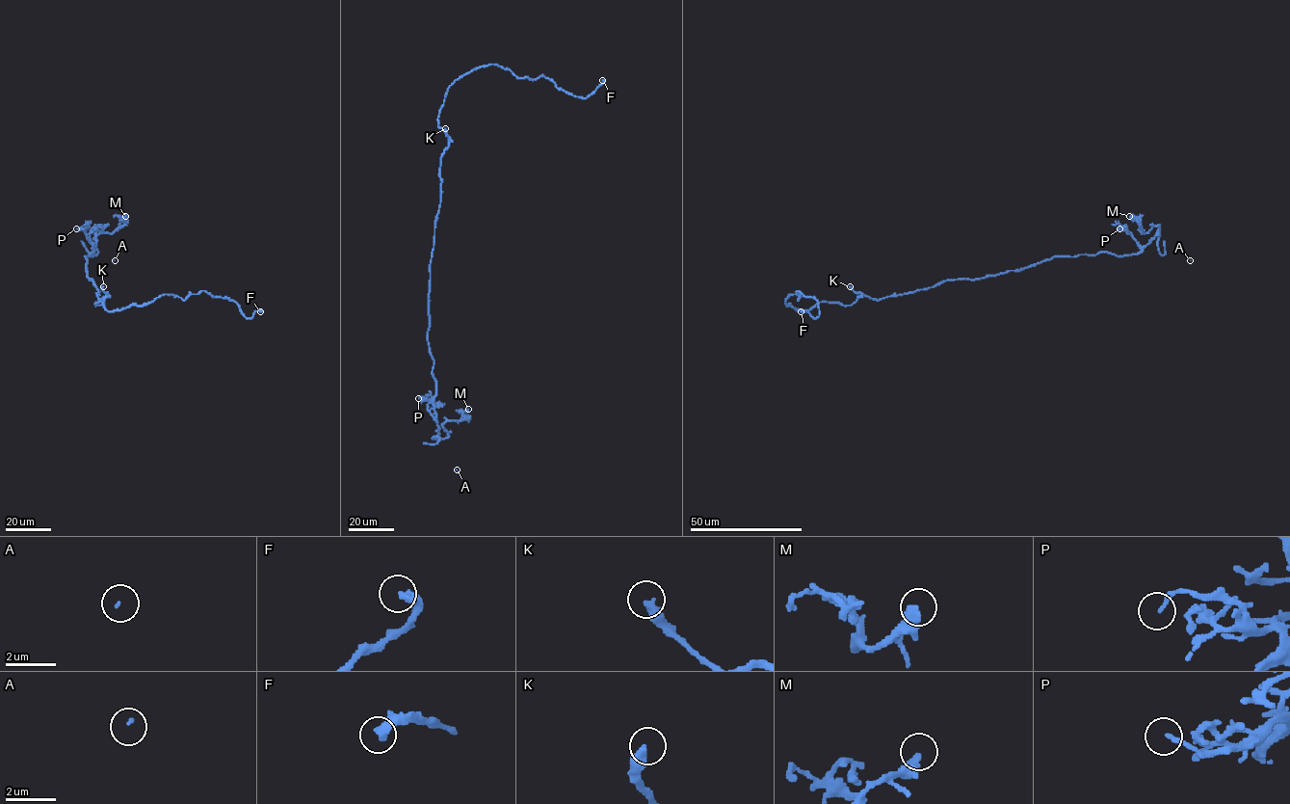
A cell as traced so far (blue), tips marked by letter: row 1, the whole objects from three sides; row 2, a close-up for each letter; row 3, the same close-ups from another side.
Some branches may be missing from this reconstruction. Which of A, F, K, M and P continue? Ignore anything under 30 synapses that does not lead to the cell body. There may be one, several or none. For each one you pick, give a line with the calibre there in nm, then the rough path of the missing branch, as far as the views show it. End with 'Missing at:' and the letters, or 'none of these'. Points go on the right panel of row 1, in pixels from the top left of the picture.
A: 50 nm thick
K: 400 nm thick; missing branch runs (850, 286), (841, 230), (867, 209), (885, 171), (887, 133), (891, 127), (883, 120), (883, 99), (901, 66)
Missing at: A, K

